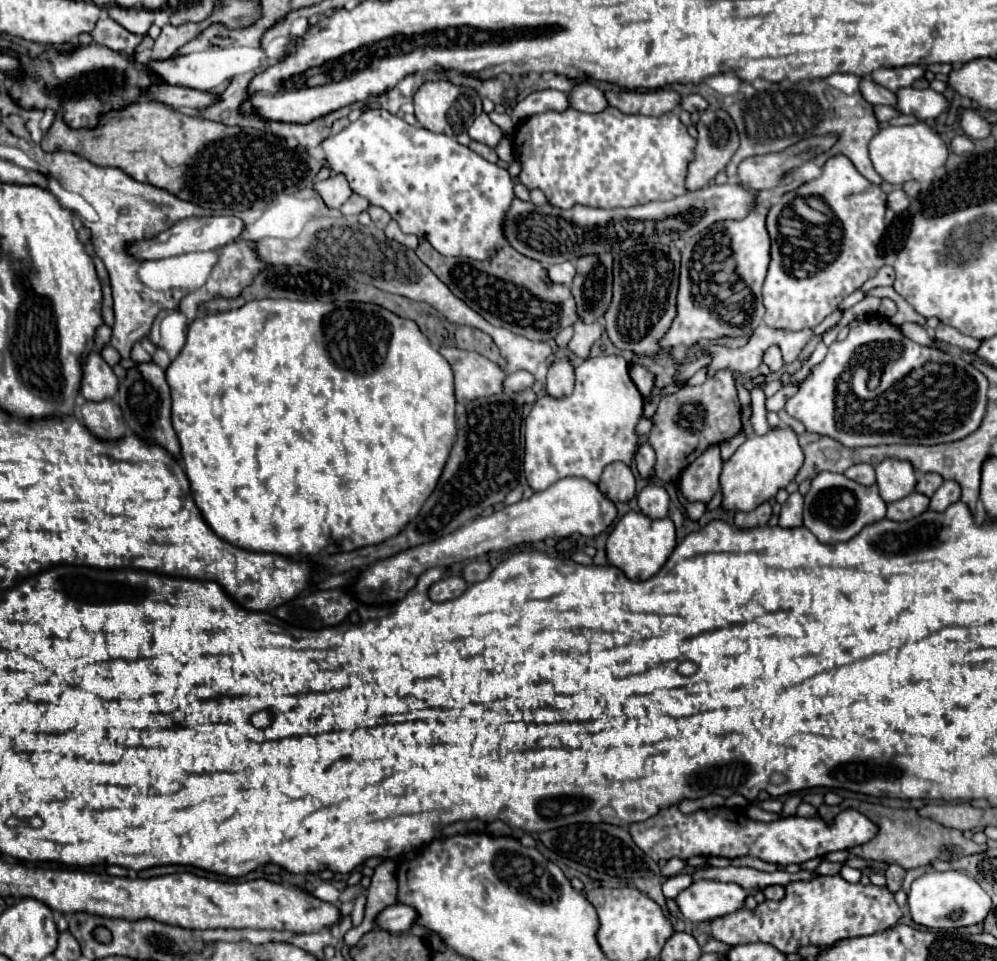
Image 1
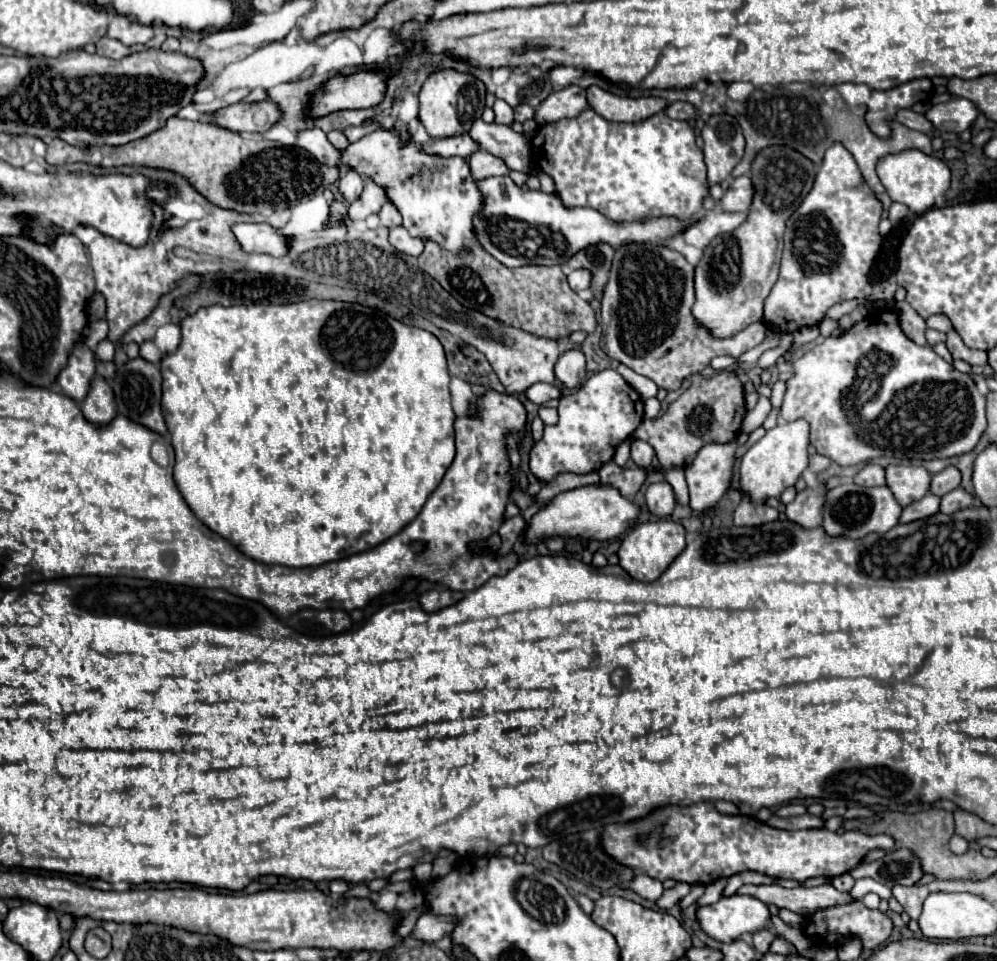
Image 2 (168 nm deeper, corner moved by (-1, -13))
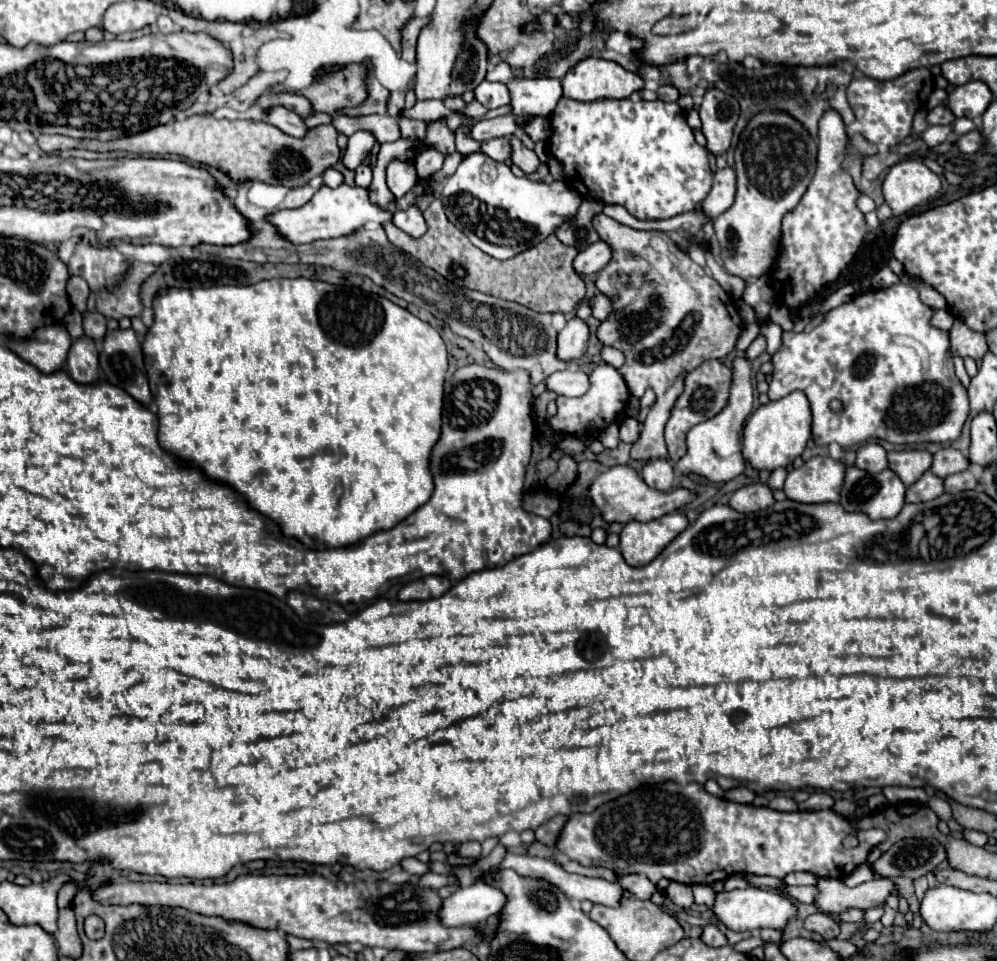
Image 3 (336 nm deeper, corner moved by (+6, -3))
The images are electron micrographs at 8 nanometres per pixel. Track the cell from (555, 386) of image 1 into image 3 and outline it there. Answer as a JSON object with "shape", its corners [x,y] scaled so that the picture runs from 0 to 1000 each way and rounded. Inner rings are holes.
{"shape":[[[572,331],[564,345],[560,345],[558,370],[566,377],[582,375],[590,360],[590,339],[582,331]]]}

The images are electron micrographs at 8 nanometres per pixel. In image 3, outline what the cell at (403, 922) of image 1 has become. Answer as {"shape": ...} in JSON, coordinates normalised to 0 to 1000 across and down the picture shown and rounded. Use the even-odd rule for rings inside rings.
{"shape":[[[479,916],[469,924],[459,924],[455,930],[443,937],[439,957],[447,966],[475,964],[499,951],[504,943],[506,930],[499,924],[493,924],[491,920]]]}

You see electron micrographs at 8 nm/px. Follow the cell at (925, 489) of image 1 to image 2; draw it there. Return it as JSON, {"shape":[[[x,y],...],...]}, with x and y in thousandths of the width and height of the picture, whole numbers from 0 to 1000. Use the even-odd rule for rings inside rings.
{"shape":[[[950,485],[948,489],[944,489],[942,493],[936,495],[934,499],[934,512],[940,516],[946,516],[954,510],[958,510],[964,504],[964,493],[958,485]]]}

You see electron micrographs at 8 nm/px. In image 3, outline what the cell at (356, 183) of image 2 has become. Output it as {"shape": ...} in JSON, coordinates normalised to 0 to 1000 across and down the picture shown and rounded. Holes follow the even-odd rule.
{"shape":[[[357,137],[349,144],[349,154],[345,158],[345,164],[343,164],[343,171],[349,175],[349,177],[357,177],[363,166],[367,164],[367,160],[371,158],[371,154],[375,152],[375,142],[373,137]]]}

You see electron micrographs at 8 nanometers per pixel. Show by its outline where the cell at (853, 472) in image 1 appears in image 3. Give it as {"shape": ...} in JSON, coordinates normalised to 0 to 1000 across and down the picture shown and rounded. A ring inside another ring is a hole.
{"shape":[[[867,462],[859,470],[859,487],[869,491],[885,491],[891,485],[889,468],[883,462]]]}

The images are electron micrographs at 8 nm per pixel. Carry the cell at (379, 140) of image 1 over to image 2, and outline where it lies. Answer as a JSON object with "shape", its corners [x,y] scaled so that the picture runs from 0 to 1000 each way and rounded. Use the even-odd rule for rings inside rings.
{"shape":[[[320,133],[300,135],[298,150],[328,173],[348,171],[364,185],[372,183],[380,194],[388,198],[390,208],[400,216],[404,235],[412,246],[432,248],[454,264],[460,264],[464,260],[464,250],[476,252],[476,246],[472,241],[472,227],[482,219],[484,204],[464,164],[426,160],[416,150],[402,146],[398,139],[386,133],[378,133],[376,137],[364,142],[360,148],[350,150],[344,158],[338,158],[326,144],[326,137]]]}

